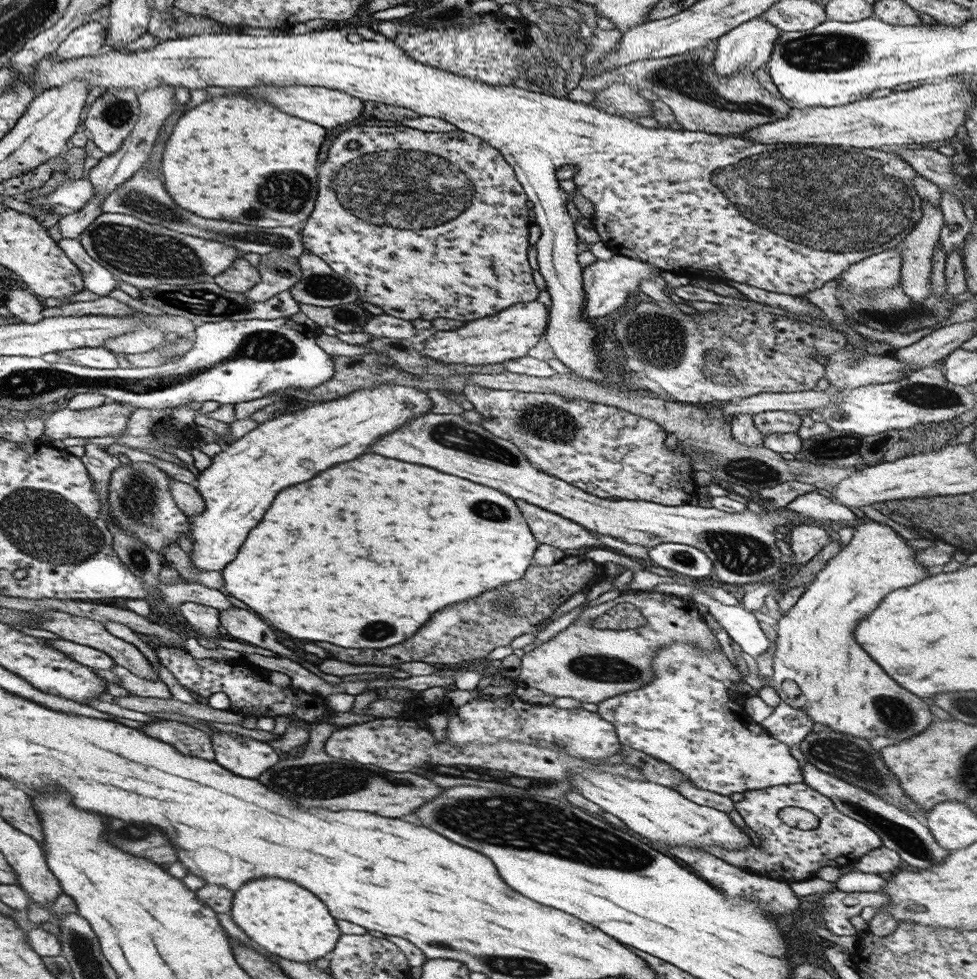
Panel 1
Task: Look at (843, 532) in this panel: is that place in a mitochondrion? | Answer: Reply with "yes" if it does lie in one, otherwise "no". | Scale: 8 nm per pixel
no

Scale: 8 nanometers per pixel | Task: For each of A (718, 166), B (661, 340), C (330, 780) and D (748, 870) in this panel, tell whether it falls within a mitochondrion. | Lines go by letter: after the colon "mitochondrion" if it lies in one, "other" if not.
A: mitochondrion
B: mitochondrion
C: mitochondrion
D: other

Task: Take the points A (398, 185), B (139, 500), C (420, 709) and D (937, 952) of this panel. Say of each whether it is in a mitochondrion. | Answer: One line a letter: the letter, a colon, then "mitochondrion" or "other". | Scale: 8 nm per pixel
A: mitochondrion
B: mitochondrion
C: other
D: other

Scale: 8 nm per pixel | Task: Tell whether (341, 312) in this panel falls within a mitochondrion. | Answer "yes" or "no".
yes

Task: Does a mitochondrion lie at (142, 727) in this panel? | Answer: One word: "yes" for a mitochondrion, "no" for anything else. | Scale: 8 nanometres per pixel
no

